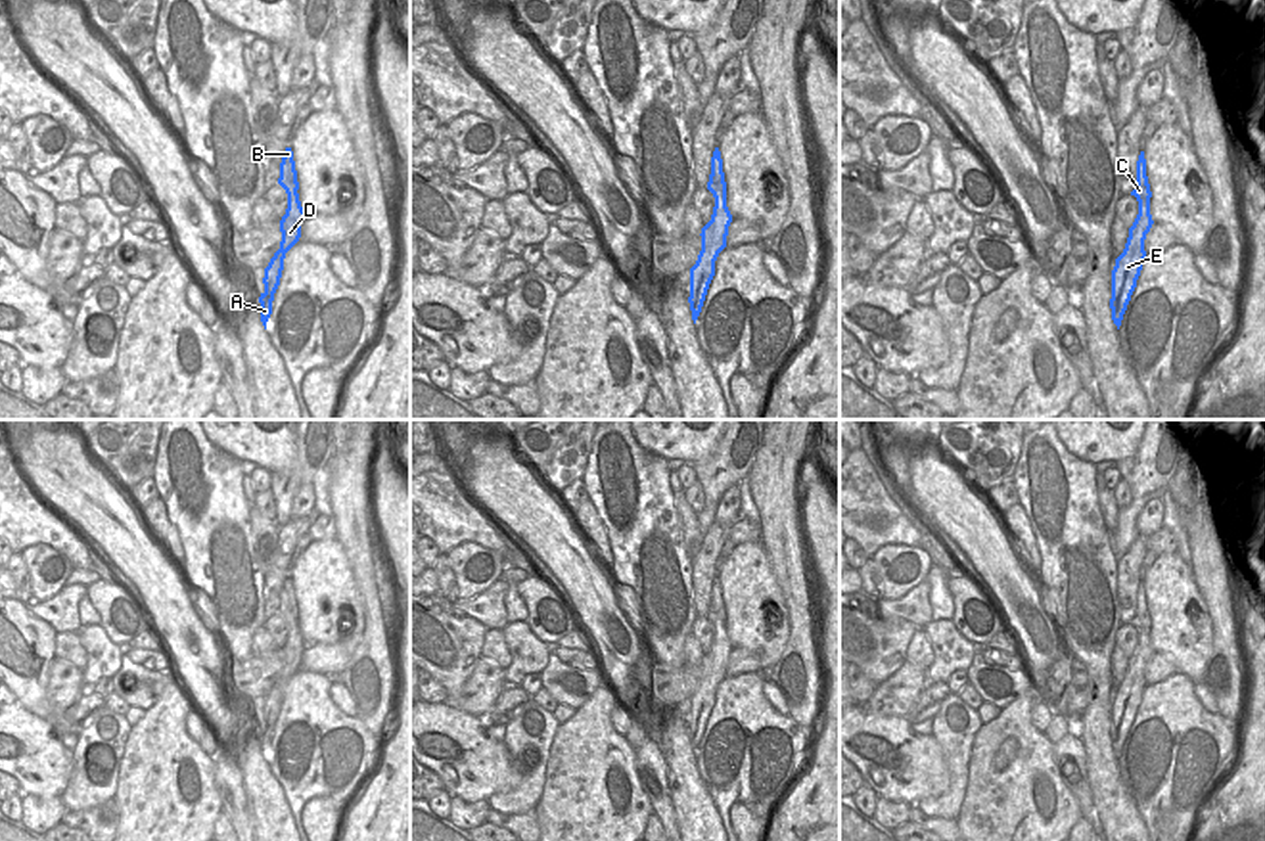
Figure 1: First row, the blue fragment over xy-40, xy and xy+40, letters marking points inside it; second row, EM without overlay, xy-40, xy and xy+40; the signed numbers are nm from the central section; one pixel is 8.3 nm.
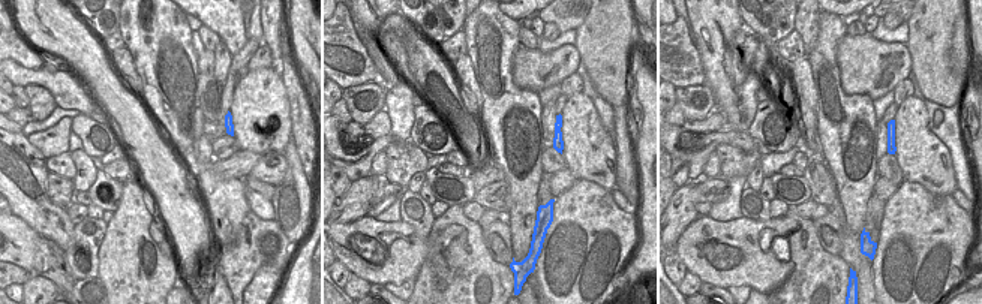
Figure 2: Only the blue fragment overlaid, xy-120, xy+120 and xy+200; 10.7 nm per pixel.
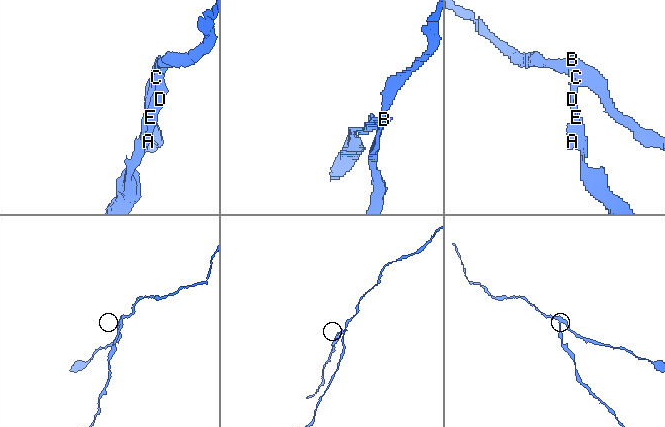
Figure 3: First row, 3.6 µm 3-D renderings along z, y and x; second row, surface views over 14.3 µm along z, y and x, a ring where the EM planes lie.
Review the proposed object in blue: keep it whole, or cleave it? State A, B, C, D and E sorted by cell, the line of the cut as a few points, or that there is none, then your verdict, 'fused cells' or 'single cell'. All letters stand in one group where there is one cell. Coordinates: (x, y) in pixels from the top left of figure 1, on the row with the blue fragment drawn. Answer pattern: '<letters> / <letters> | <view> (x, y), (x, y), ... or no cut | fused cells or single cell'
A D E / B C | xy+40 (1150, 192), (1137, 200) | fused cells

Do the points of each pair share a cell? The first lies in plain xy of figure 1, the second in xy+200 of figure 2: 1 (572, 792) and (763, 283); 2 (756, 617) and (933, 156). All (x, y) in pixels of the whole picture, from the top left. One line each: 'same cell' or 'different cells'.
1: different cells
2: same cell

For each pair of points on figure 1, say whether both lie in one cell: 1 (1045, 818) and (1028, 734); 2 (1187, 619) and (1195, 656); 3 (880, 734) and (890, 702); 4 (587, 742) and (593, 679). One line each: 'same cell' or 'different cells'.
1: same cell
2: same cell
3: different cells
4: different cells

